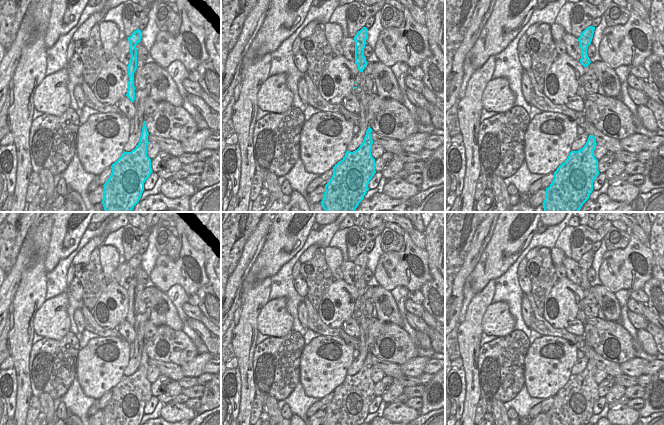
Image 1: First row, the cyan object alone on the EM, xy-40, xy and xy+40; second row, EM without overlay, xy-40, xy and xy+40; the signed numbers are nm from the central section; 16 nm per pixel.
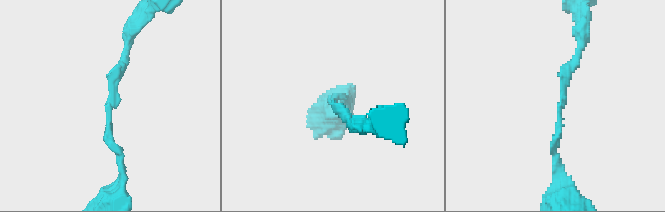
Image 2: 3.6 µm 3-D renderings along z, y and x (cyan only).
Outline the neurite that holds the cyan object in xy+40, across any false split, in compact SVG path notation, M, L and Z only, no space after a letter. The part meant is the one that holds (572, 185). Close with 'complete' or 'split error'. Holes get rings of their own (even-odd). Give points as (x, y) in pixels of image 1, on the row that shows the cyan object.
M589 135L584 147L571 151L568 158L554 172L554 179L546 188L544 212L579 212L593 191L593 182L600 174L594 156L597 143Z | complete

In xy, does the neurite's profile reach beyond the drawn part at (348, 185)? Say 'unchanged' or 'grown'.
unchanged

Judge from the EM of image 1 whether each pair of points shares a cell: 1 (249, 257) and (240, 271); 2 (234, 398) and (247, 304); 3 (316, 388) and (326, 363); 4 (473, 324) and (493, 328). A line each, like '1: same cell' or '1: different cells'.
1: same cell
2: different cells
3: same cell
4: different cells

